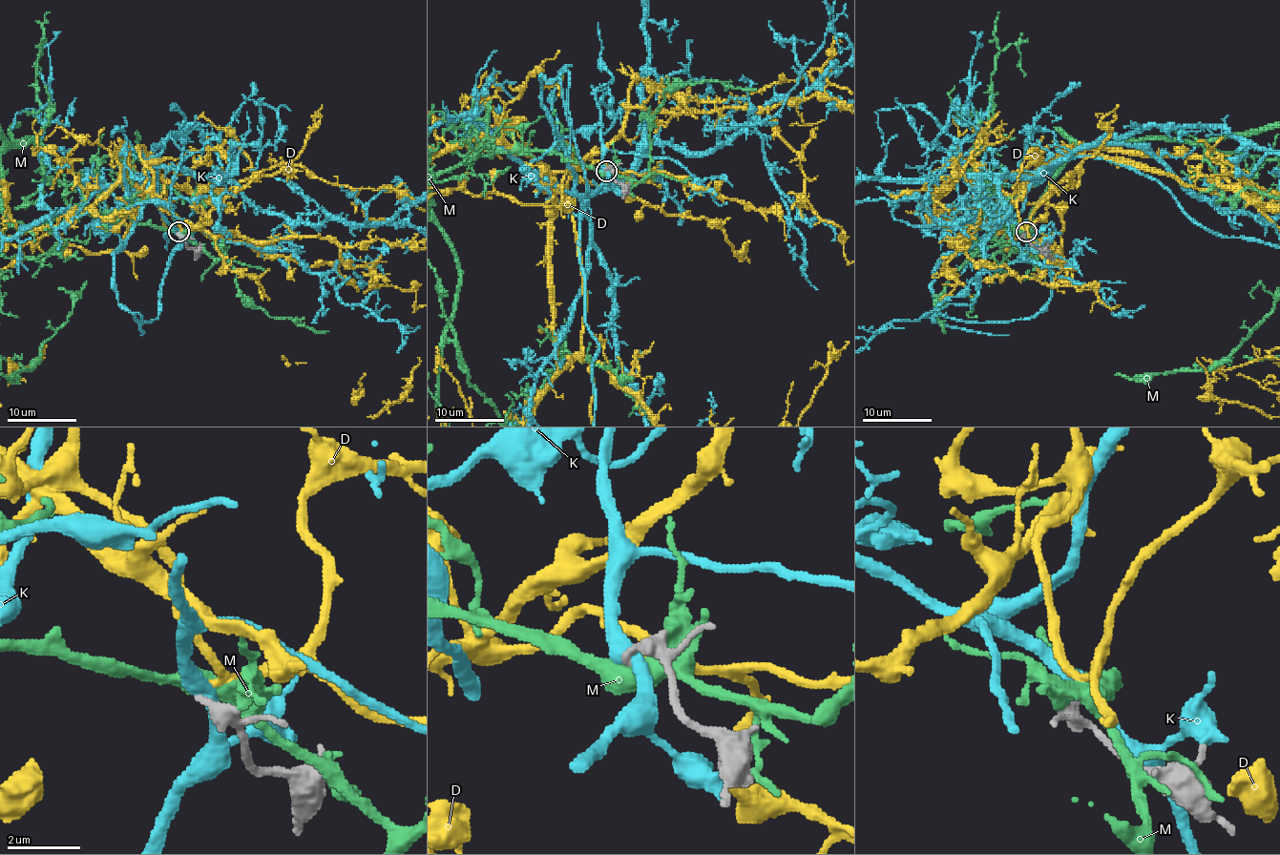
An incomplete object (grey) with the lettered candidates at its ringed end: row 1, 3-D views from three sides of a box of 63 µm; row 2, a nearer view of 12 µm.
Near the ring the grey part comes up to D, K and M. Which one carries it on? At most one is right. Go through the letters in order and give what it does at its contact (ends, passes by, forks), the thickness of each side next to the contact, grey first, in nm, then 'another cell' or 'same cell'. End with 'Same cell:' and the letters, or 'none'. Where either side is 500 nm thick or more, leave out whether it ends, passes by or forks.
D: it passes by | 240/170 nm | same cell
K: it passes by | 320/420 nm | another cell
M: 240/550 nm | another cell
Same cell: D

